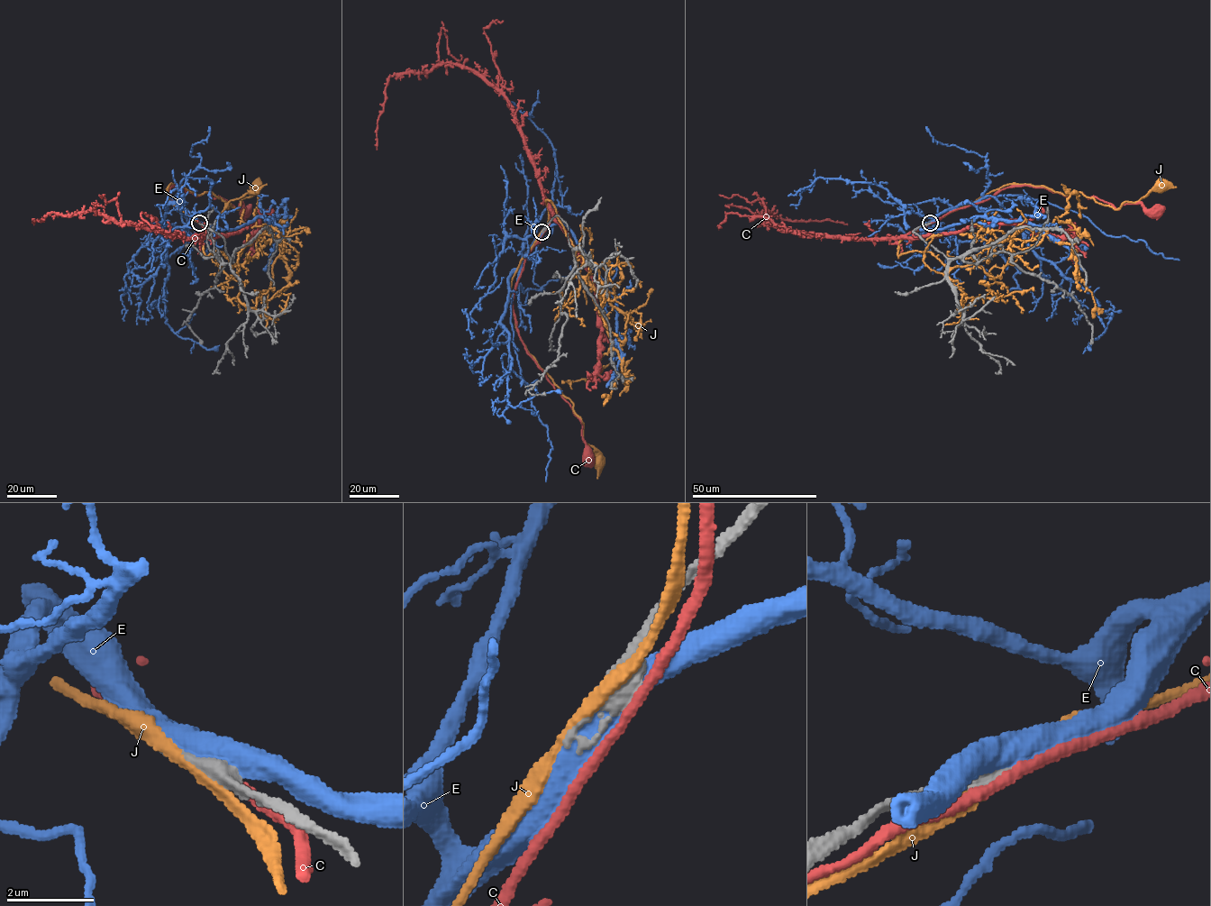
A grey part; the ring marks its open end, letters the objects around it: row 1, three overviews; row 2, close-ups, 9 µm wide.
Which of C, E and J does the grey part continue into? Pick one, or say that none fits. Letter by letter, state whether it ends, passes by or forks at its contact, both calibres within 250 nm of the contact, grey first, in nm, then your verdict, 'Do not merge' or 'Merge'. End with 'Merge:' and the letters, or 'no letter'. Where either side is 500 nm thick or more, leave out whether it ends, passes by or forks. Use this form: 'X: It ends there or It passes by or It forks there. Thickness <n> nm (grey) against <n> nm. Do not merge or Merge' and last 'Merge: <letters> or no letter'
C: It passes by. Thickness 440 nm (grey) against 240 nm. Do not merge
E: Thickness 440 nm (grey) against 600 nm. Do not merge
J: It passes by. Thickness 460 nm (grey) against 240 nm. Do not merge
Merge: no letter

